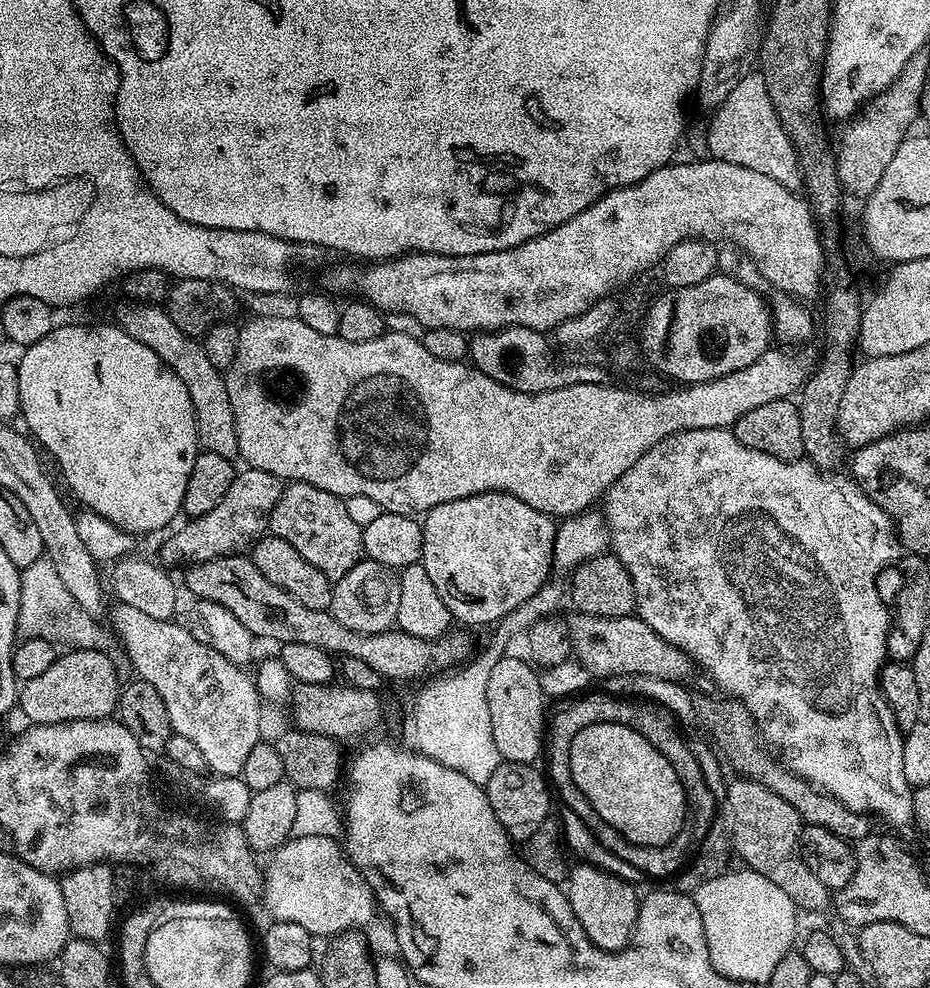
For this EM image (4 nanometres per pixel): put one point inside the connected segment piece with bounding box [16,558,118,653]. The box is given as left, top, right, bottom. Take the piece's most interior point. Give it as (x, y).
(46, 611)

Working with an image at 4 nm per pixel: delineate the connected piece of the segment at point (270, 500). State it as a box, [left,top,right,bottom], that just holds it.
[159,467,285,566]

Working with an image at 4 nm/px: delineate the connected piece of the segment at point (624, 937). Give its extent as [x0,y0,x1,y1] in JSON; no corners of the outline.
[566,862,641,952]

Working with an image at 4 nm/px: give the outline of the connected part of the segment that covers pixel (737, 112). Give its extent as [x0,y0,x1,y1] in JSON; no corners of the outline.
[707,71,803,193]

